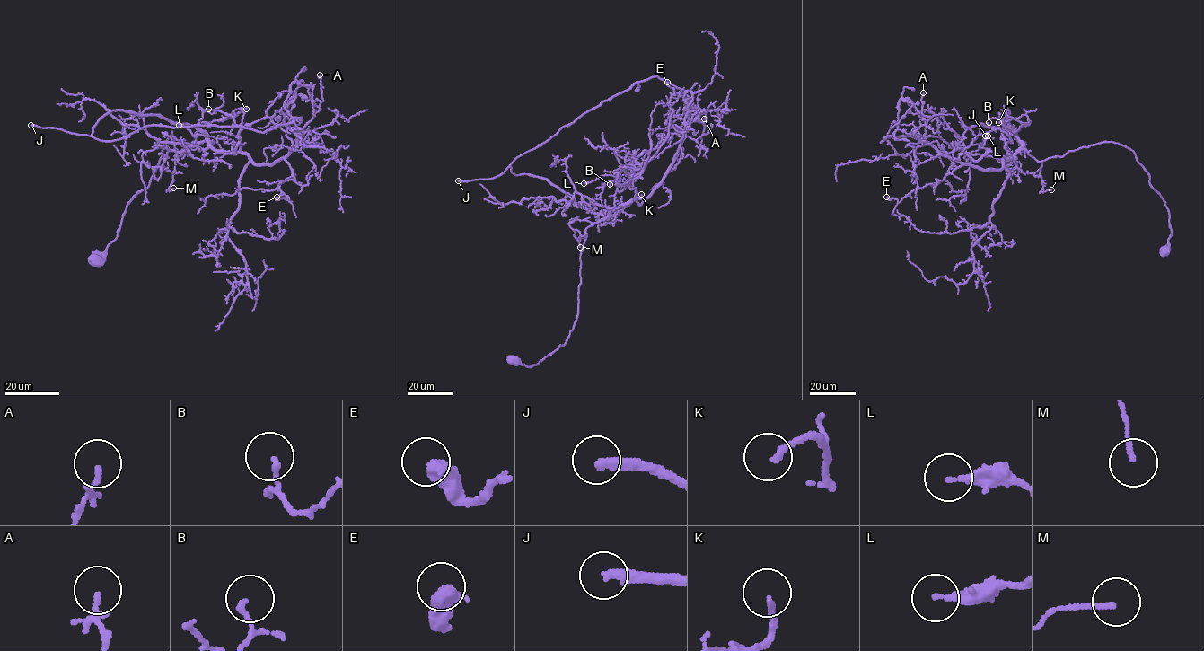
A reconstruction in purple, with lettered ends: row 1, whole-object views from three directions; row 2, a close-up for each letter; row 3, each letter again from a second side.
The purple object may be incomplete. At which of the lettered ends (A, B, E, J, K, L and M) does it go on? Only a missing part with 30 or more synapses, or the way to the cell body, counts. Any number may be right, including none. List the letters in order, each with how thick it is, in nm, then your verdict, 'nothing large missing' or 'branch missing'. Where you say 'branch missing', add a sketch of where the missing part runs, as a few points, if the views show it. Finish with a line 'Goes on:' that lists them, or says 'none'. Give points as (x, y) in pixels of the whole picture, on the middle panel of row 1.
A: calibre 90 nm; nothing large missing
B: calibre 110 nm; nothing large missing
E: calibre 550 nm; nothing large missing
J: calibre 320 nm; branch missing
K: calibre 180 nm; nothing large missing
L: calibre 200 nm; nothing large missing
M: calibre 150 nm; nothing large missing
Goes on: J

